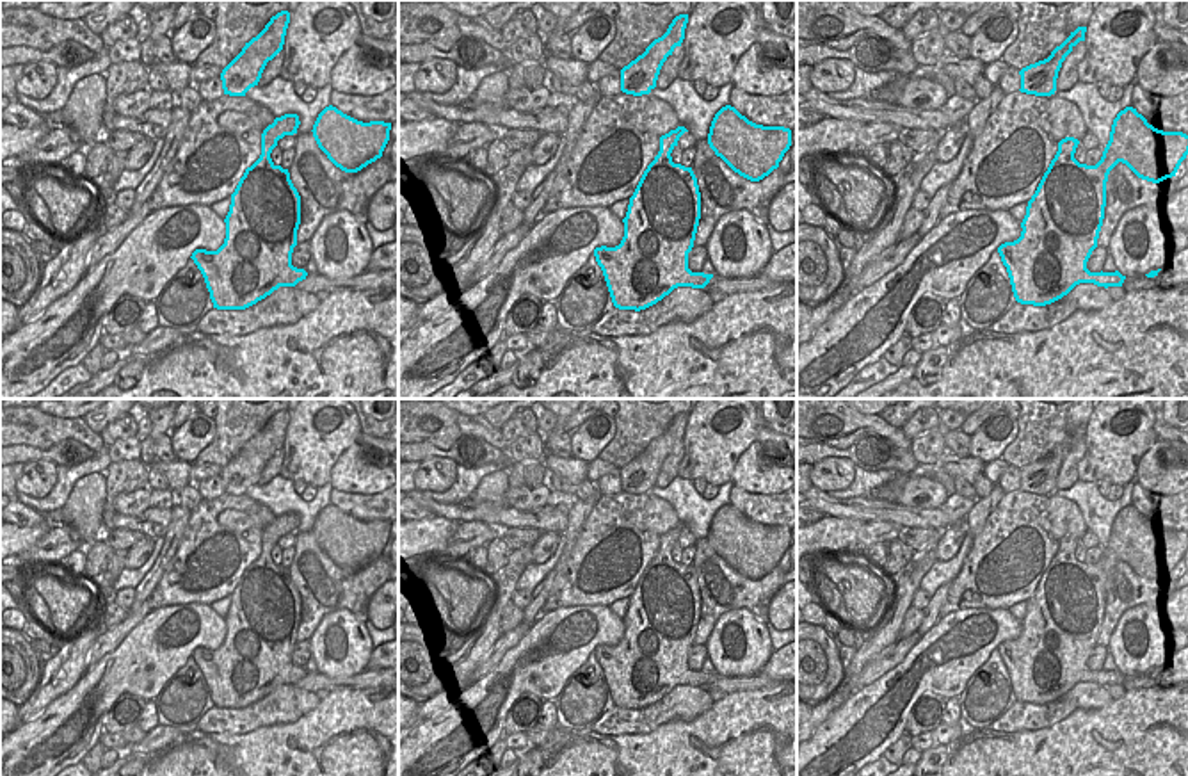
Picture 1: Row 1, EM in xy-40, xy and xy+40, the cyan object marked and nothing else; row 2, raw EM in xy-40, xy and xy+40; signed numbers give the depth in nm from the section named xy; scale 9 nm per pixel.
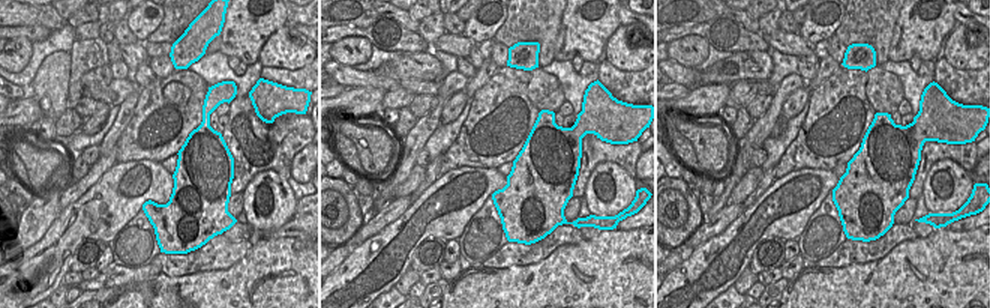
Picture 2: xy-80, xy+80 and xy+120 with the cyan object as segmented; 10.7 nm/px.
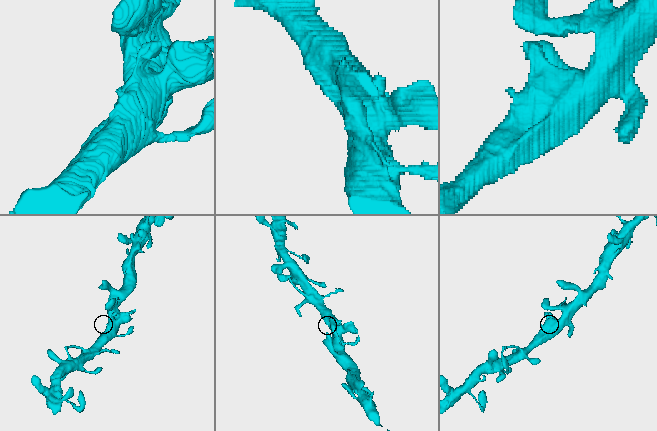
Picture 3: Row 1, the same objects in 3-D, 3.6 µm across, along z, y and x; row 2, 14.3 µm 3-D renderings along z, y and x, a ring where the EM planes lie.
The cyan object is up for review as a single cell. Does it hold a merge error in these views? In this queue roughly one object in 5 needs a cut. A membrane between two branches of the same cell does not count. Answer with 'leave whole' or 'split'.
leave whole

